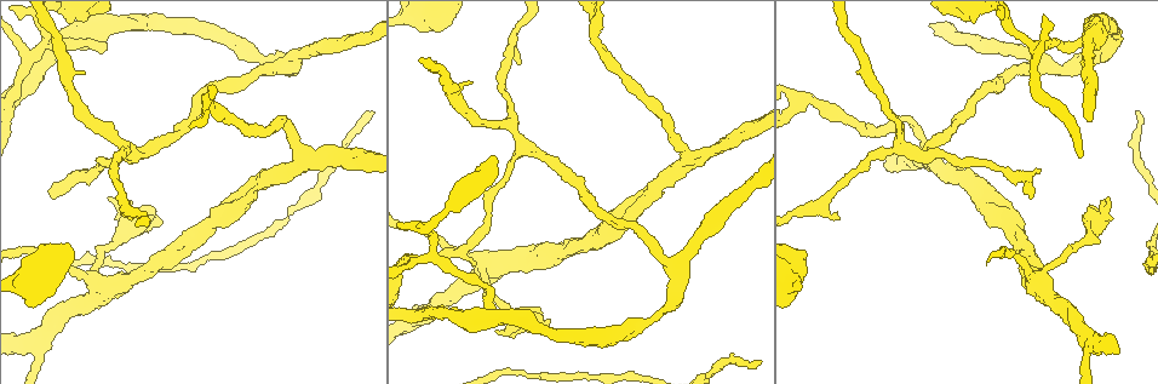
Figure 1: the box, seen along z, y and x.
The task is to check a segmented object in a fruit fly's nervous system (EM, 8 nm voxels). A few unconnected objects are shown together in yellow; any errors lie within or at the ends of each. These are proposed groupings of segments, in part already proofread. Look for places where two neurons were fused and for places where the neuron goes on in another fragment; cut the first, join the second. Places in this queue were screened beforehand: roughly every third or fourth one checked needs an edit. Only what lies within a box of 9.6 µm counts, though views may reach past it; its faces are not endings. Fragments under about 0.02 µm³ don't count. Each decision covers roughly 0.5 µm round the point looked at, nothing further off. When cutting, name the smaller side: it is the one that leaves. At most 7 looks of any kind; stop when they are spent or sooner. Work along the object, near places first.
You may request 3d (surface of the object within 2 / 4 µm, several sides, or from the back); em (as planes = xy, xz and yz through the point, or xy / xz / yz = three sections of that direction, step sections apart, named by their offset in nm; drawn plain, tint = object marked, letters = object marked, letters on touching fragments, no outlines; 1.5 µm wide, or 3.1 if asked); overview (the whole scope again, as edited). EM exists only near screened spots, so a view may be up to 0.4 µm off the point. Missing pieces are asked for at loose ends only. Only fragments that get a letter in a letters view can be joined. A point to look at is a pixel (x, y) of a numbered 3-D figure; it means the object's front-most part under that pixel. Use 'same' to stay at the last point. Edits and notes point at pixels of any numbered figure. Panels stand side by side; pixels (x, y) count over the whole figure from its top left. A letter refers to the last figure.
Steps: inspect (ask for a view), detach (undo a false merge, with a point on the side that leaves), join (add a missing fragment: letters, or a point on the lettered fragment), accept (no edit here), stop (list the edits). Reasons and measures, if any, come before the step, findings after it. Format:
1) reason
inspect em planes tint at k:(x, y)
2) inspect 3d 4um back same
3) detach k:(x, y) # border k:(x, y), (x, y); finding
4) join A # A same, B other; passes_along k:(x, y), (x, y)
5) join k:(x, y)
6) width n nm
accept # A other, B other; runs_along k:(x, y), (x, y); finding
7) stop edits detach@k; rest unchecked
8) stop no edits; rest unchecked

calibre changes
inspect em planes tint at 1:(483, 267)

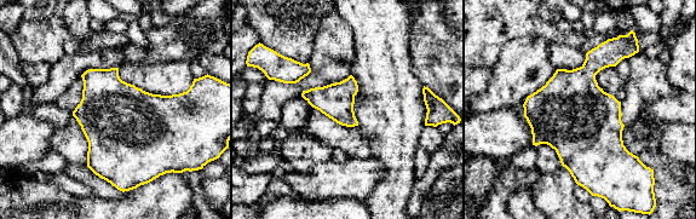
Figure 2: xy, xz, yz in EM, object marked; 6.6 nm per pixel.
see the neighbours
inspect em planes letters same

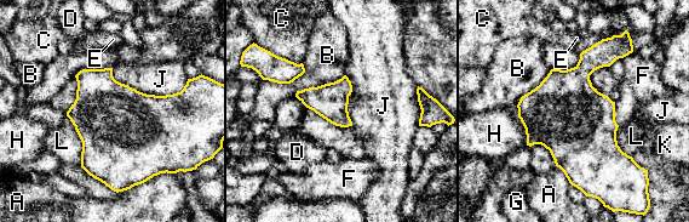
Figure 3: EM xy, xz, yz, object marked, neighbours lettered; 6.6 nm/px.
accept # A other, B other, C other, D other, E other, F other, G other, H other, J other, K other, L other; border 3:(112, 68), (147, 94), (188, 80); all the same neuron

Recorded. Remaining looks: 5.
branch stops here
inspect 3d 4um at 1:(517, 63)

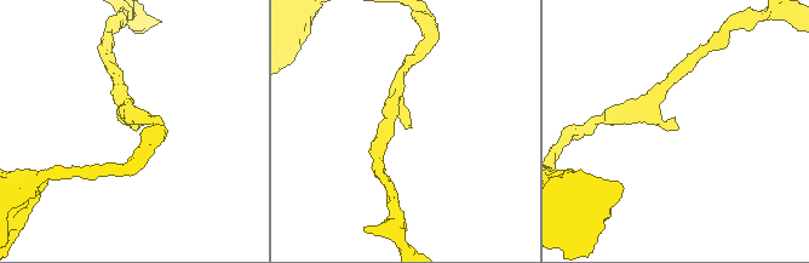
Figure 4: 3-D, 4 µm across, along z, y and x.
now the EM
inspect em planes letters at 4:(132, 128)

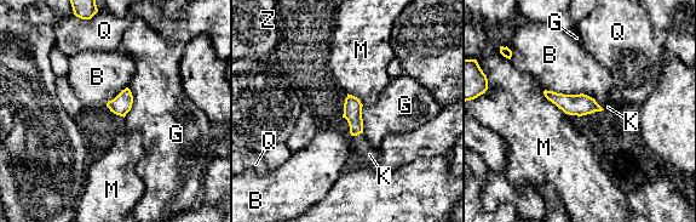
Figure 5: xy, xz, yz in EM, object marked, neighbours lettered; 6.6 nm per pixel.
longest_contact B 400 nm
join K # B other, G other, K same, M other, Q other, Z other; passes_along 5:(352, 107), (357, 134), (369, 154); the neuron continues

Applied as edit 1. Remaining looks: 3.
stop edits join@5; rest unchecked

